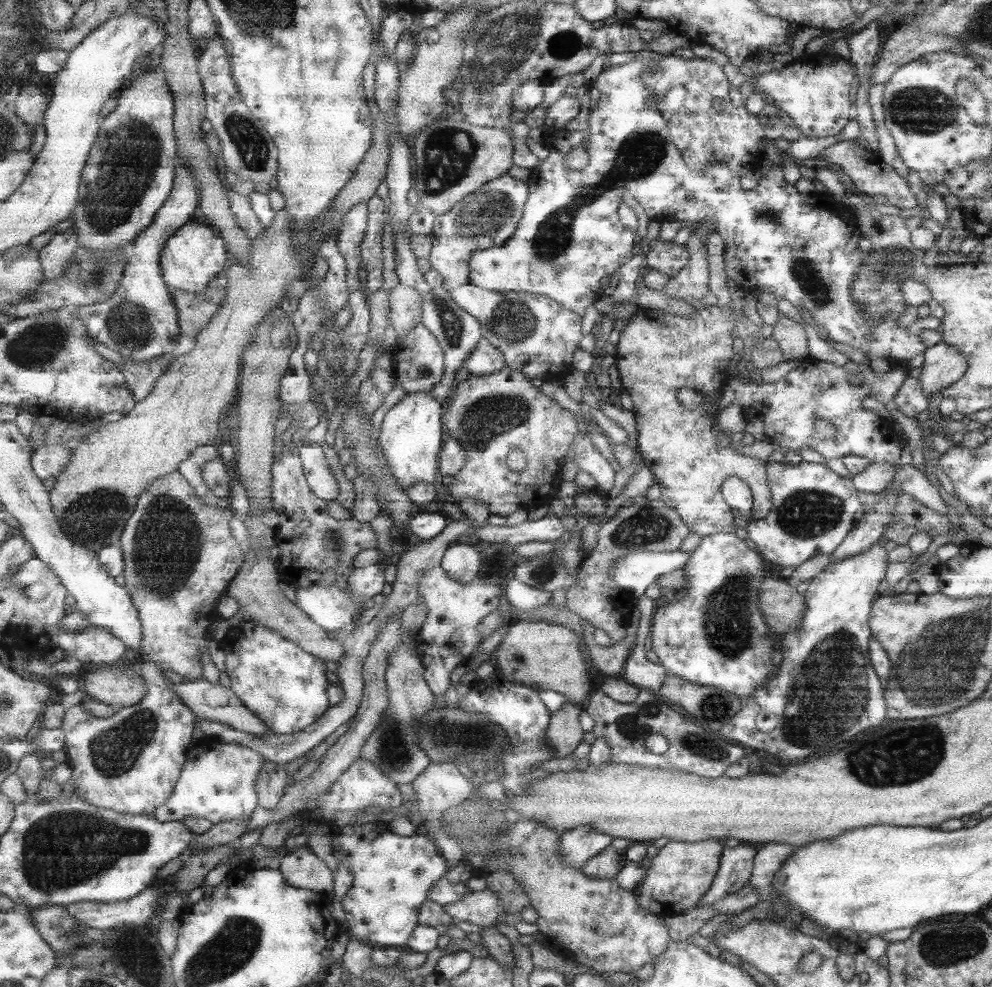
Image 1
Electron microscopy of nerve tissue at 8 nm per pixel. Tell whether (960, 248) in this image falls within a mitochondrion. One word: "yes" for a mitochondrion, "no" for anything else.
no

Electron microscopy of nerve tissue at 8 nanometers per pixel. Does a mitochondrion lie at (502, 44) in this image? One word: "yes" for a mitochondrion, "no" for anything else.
yes

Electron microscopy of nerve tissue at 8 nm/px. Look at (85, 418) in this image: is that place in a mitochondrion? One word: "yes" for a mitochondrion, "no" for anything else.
no

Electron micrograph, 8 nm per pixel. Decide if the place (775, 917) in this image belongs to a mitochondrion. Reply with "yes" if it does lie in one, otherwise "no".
no

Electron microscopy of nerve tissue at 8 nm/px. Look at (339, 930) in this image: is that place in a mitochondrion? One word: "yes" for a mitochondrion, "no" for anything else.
no

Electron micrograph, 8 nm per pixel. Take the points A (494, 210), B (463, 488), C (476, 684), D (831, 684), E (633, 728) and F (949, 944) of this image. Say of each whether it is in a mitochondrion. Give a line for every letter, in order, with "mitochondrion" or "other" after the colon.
A: mitochondrion
B: other
C: other
D: mitochondrion
E: mitochondrion
F: mitochondrion

